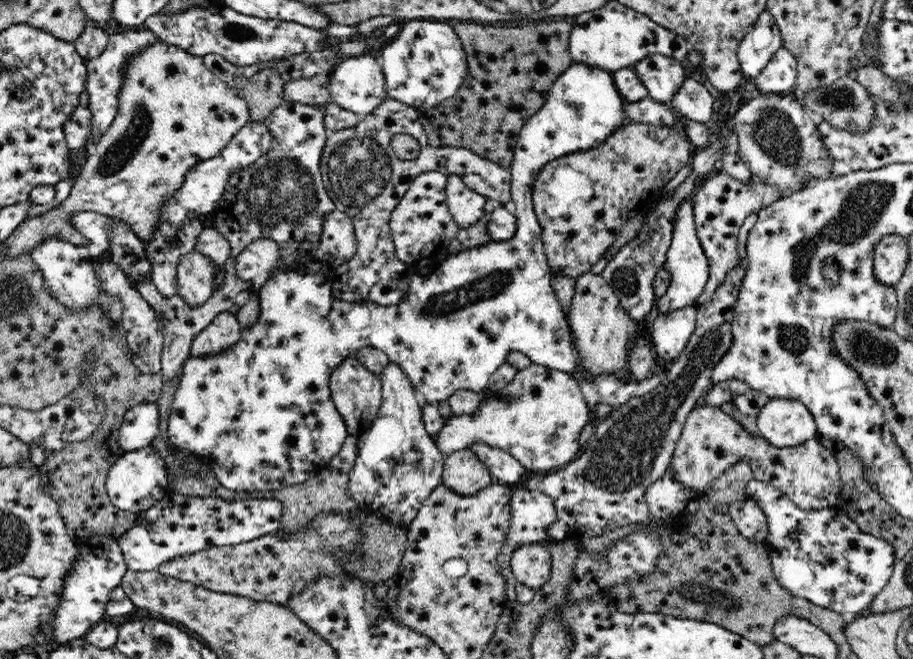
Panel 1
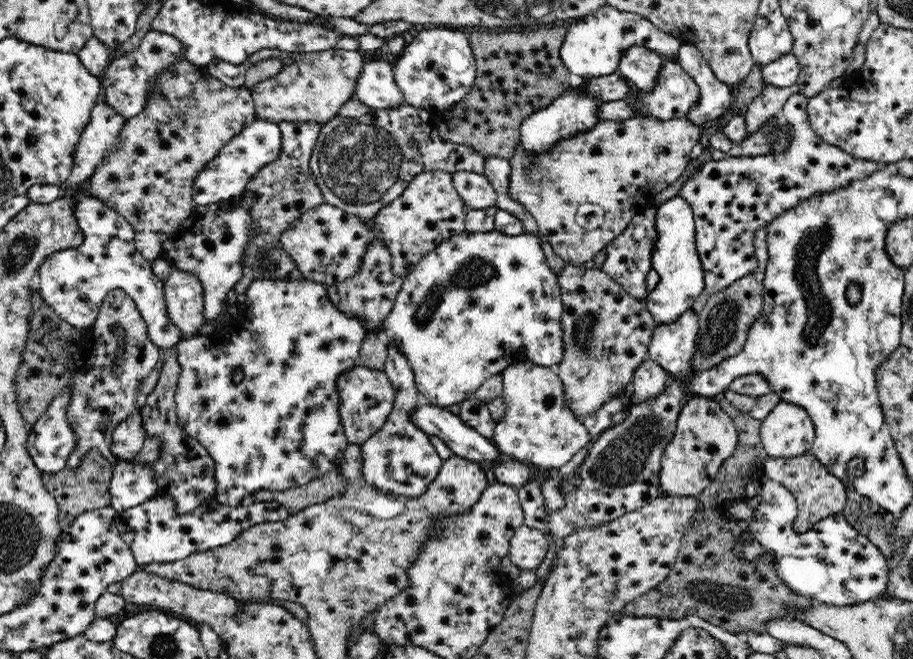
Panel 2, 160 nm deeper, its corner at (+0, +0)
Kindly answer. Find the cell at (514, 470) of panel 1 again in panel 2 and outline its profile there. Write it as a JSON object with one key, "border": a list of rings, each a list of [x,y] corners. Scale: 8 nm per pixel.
{"border":[[[426,402],[415,406],[415,409],[409,416],[411,421],[428,436],[437,436],[443,440],[453,452],[454,455],[481,463],[489,468],[494,461],[500,461],[505,458],[496,444],[492,444],[485,436],[482,436],[477,430],[466,426],[458,415],[454,415],[448,408],[430,405]]]}

